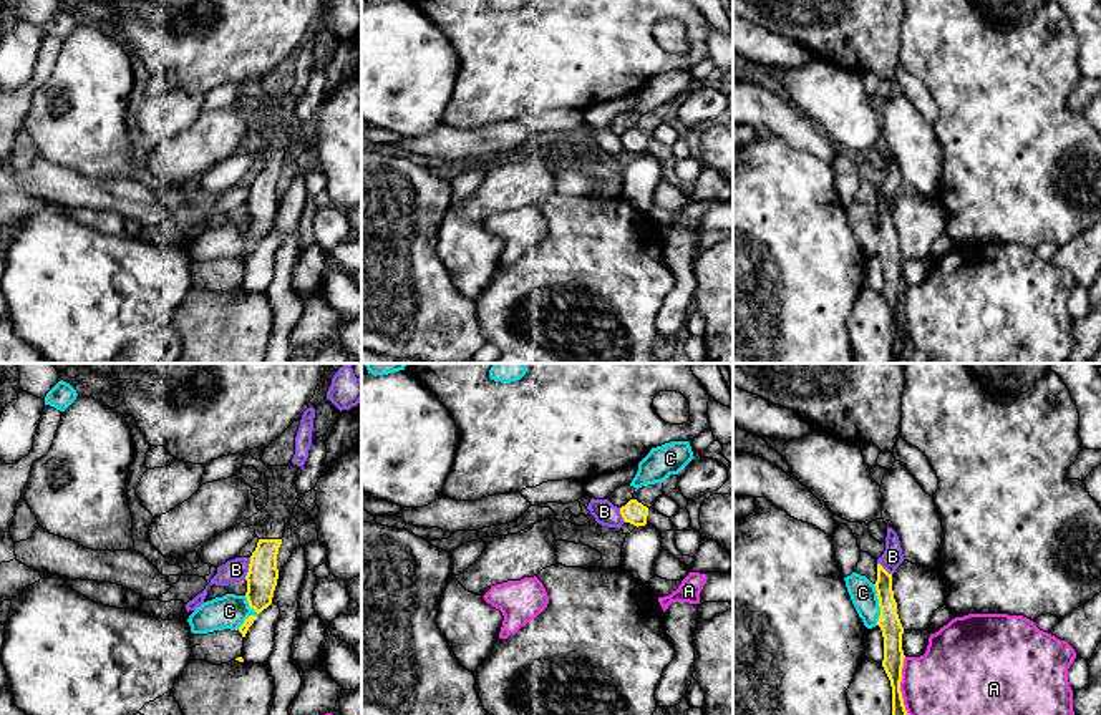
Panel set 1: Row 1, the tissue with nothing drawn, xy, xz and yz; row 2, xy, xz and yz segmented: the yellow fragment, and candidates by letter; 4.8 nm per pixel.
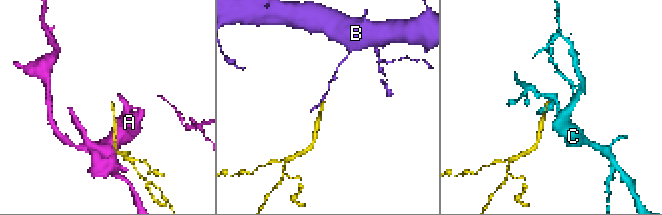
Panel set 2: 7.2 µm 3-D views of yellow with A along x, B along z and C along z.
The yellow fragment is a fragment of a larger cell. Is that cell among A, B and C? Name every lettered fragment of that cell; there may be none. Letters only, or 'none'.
none

